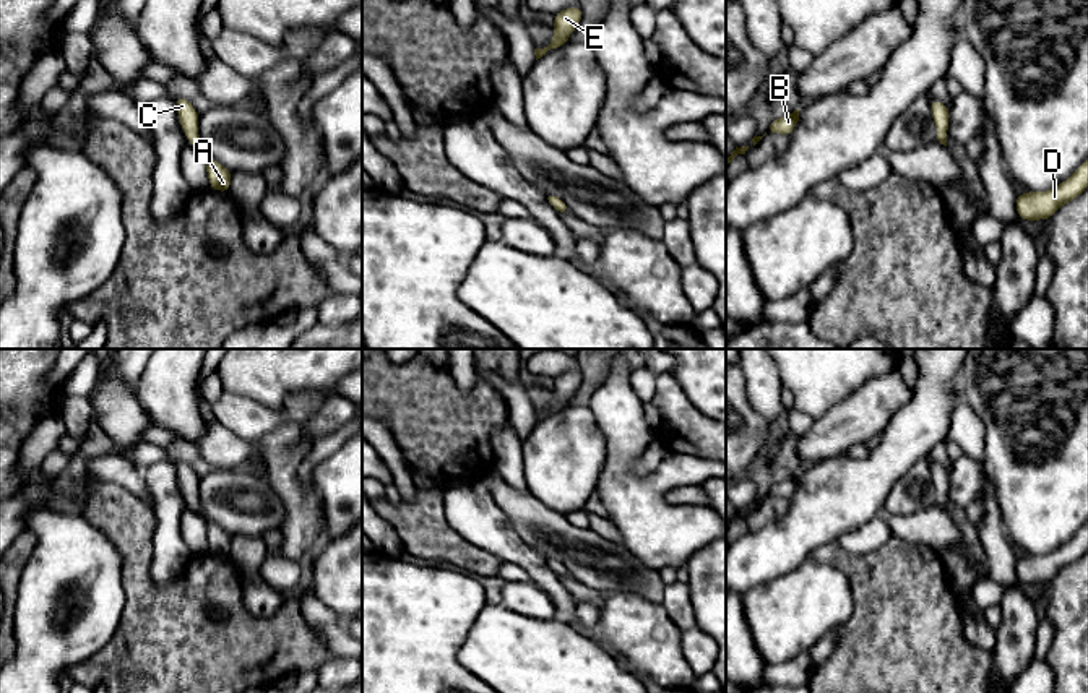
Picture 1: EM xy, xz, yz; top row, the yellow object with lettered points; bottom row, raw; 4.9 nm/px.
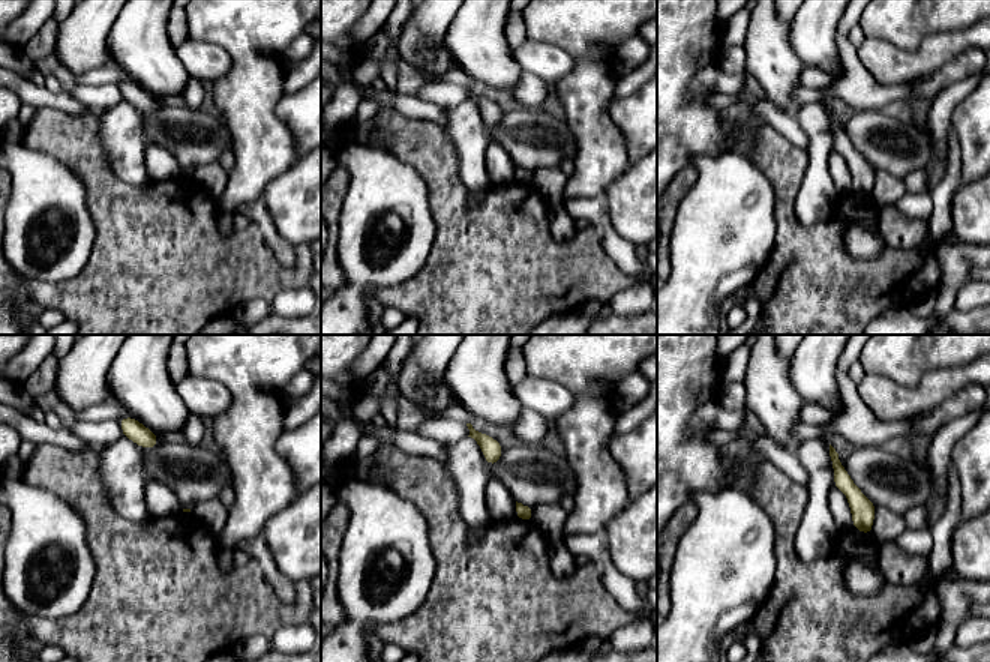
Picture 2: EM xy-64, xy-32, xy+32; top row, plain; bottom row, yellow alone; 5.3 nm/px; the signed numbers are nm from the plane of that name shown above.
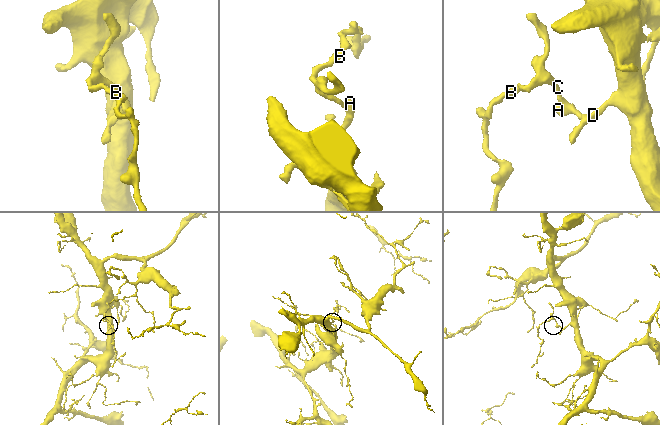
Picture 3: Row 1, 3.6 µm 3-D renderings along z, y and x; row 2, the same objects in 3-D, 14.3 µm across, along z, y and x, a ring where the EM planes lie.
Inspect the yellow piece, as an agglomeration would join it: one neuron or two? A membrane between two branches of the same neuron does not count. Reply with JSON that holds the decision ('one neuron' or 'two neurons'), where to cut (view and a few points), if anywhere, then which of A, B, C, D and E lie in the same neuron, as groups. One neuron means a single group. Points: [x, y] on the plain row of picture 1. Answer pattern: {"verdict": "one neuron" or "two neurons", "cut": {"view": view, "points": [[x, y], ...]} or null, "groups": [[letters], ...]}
{"verdict": "one neuron", "cut": null, "groups": [["A", "B", "C", "D", "E"]]}

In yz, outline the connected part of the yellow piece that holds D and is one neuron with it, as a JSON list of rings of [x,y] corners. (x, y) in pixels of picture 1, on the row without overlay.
[[[1088,523],[1065,545],[1047,555],[1018,557],[1017,578],[1026,584],[1051,583],[1065,566],[1080,560],[1088,550]]]

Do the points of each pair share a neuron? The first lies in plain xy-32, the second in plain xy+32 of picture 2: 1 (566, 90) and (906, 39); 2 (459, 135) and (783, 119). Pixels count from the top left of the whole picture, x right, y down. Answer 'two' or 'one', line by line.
1: one
2: two

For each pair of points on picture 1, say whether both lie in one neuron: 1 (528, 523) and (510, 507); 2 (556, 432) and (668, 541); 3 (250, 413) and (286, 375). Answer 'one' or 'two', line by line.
1: one
2: two
3: two

